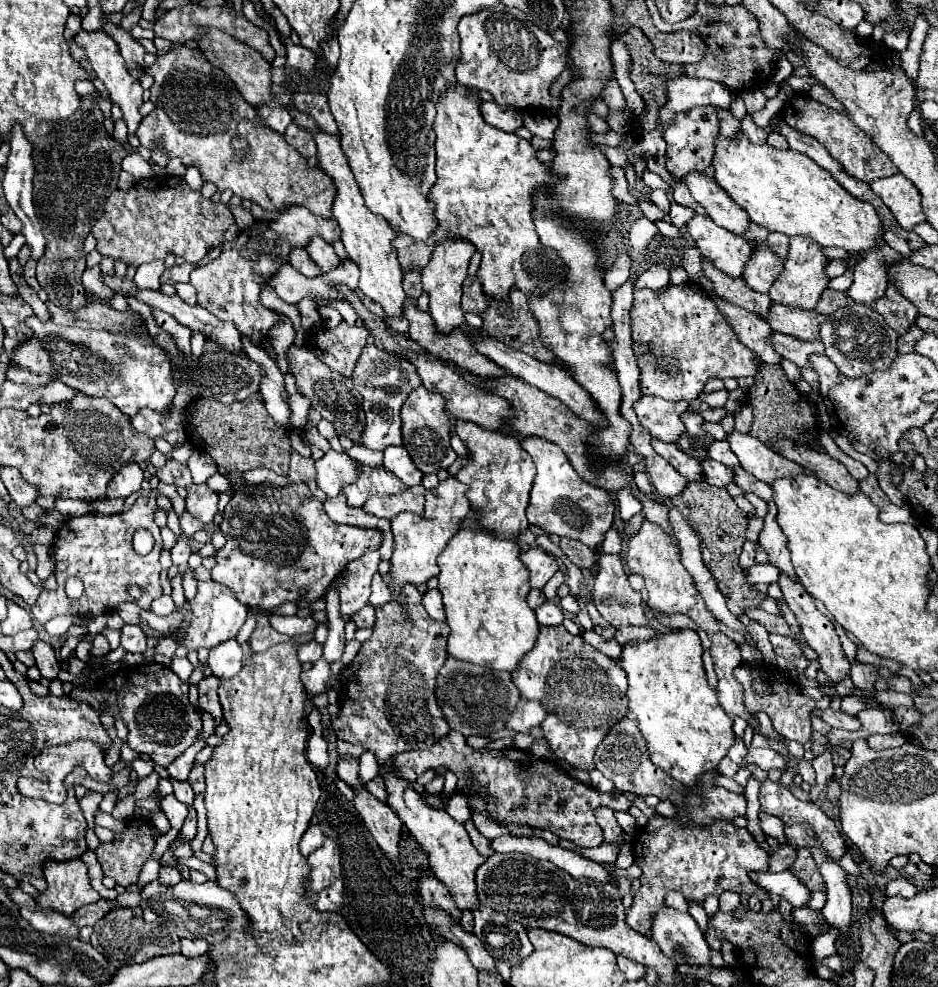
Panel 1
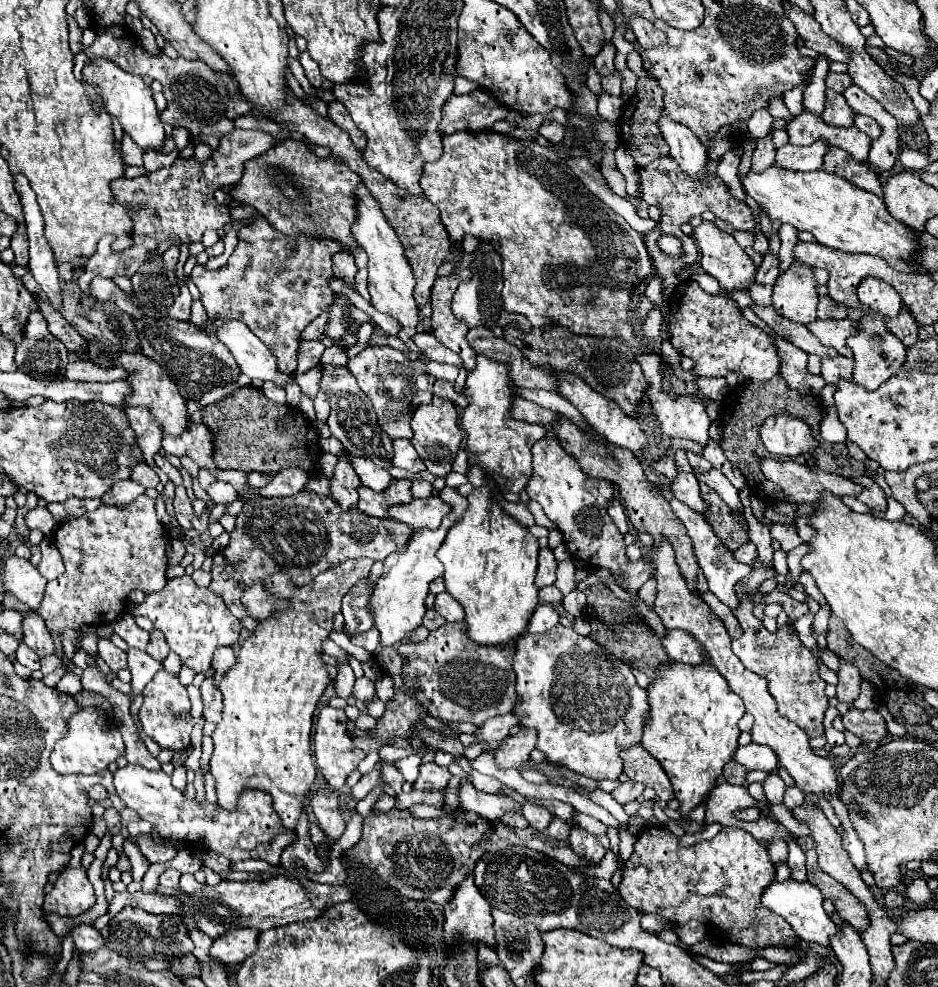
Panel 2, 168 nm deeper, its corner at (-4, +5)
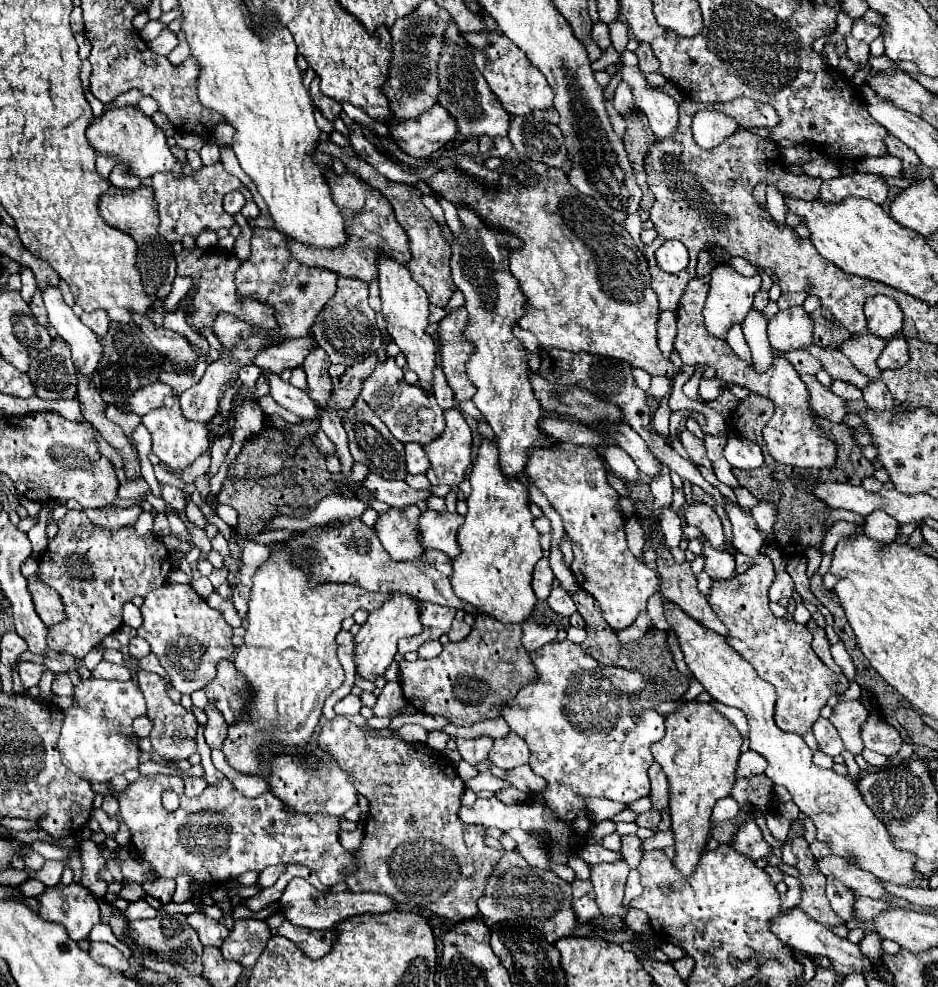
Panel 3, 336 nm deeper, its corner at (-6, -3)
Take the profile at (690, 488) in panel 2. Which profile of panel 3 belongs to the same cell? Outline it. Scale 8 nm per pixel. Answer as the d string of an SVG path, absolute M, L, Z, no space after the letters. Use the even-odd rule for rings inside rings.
M690 504L688 510L684 512L684 518L688 524L692 526L698 526L702 536L696 538L696 540L690 540L688 542L688 550L694 552L696 556L702 556L702 548L704 548L704 542L710 542L712 548L716 550L726 550L726 538L722 534L722 524L720 524L720 518L716 516L716 512L706 506L706 504Z

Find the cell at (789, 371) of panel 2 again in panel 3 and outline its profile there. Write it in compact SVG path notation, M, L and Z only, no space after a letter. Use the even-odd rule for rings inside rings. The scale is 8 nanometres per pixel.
M802 376L802 382L808 386L810 404L820 418L828 418L832 422L842 422L846 416L846 400L824 388L816 376Z

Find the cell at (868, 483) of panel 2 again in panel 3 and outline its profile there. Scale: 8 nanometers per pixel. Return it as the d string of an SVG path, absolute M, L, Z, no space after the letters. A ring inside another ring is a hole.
M876 510L874 514L870 514L870 516L866 518L866 524L864 524L864 530L862 530L862 532L864 532L868 538L876 540L878 544L888 546L888 544L894 542L896 530L898 530L898 522L896 522L892 516L888 516L886 512Z

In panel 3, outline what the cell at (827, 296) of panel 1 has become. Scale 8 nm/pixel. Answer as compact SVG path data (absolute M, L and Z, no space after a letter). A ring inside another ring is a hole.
M824 316L814 318L814 342L822 348L838 348L844 340L850 338L850 332L836 324L834 320L828 320Z

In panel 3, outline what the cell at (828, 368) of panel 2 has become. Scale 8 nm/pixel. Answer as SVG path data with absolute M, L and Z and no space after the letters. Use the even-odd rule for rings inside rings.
M834 380L832 388L830 388L834 394L838 394L840 398L844 400L860 400L862 398L862 390L848 384L848 382L842 382L842 380Z

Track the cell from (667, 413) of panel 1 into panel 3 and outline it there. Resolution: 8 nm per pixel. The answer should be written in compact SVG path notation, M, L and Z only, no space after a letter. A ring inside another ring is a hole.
M684 430L680 434L680 440L682 440L682 446L686 448L690 460L696 464L696 466L704 466L704 468L712 468L712 462L708 460L706 456L706 448L704 448L704 442L698 440L696 436L692 436L688 430Z

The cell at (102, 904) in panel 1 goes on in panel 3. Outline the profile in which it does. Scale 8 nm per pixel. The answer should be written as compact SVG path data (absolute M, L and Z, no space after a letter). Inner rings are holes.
M202 912L200 914L190 914L188 924L198 932L204 946L220 946L224 942L224 938L228 936L228 928L222 922L212 920Z

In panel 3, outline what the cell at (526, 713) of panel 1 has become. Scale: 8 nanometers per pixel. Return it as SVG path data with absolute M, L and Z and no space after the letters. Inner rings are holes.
M488 736L472 738L472 740L456 738L456 750L460 752L462 760L466 760L470 766L476 766L480 762L486 762L492 744L494 744L494 740L488 738Z

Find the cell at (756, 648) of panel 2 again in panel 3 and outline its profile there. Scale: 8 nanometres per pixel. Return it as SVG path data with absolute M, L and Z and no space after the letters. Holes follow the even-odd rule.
M732 502L726 504L726 514L732 522L732 546L742 552L748 554L756 560L756 564L746 570L740 576L734 576L734 580L712 580L710 586L710 594L708 594L708 602L712 606L712 610L716 612L716 616L726 624L726 628L730 630L726 642L746 660L752 664L752 668L756 670L756 674L770 682L776 688L778 700L776 700L776 712L774 712L774 720L776 726L784 732L792 732L798 736L804 736L808 732L812 732L812 724L820 718L820 710L826 706L828 698L834 694L842 694L848 688L848 678L844 674L834 674L812 650L812 634L808 632L808 628L804 624L796 624L794 620L780 620L770 612L770 600L768 600L768 588L774 580L774 566L770 562L768 556L760 556L760 548L762 548L762 536L756 530L756 522L752 520L750 514L742 512L738 506L734 506Z

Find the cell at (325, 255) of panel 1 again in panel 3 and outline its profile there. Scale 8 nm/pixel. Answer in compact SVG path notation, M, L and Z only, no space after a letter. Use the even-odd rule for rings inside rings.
M338 278L338 290L312 324L312 336L326 350L330 364L352 366L376 354L382 346L382 332L376 326L376 312L368 306L368 284L354 278Z

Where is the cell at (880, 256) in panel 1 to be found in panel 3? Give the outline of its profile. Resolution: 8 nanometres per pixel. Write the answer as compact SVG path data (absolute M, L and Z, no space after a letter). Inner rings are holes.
M874 296L864 304L868 332L878 338L892 338L902 330L902 312L896 300L888 296Z

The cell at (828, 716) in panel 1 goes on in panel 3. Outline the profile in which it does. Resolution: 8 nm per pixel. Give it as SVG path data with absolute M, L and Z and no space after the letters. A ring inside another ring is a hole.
M872 714L868 722L862 726L862 742L864 742L864 748L884 754L888 758L896 756L902 746L902 738L898 730L876 714Z

